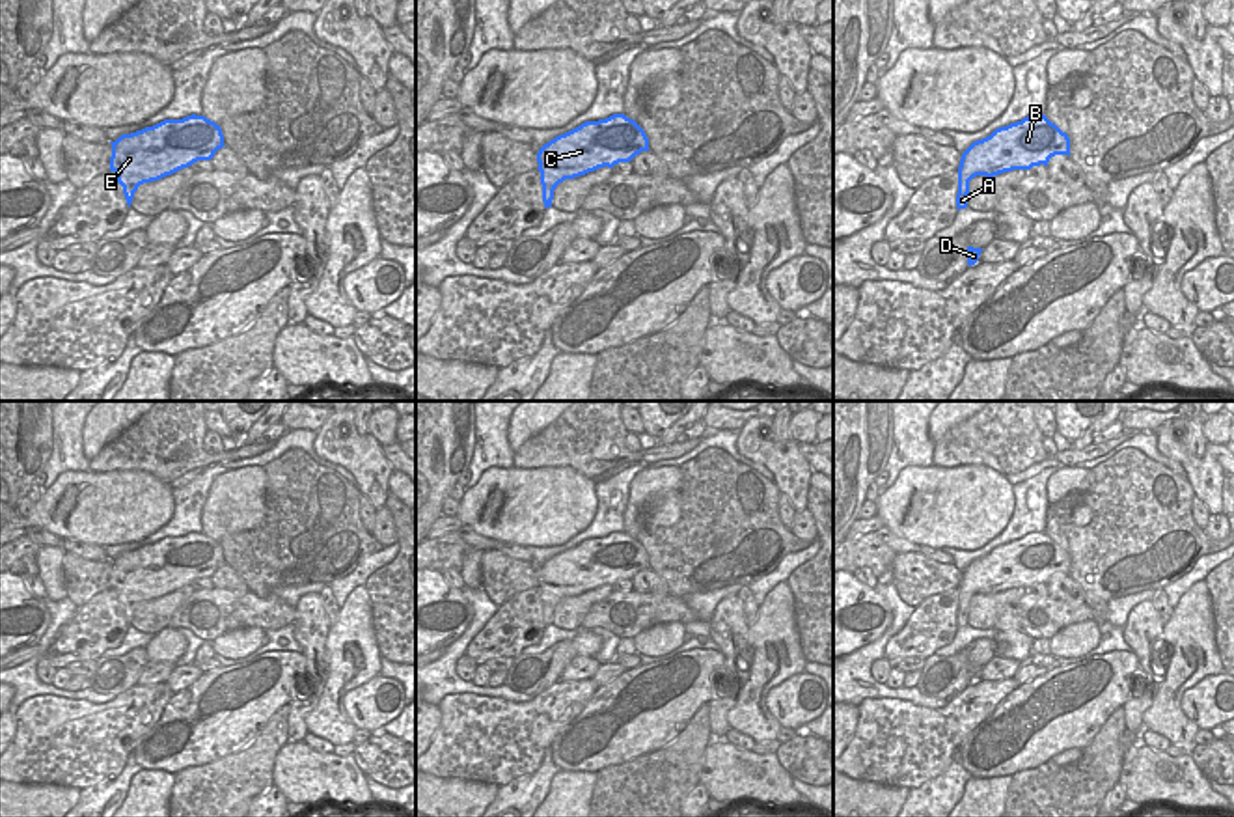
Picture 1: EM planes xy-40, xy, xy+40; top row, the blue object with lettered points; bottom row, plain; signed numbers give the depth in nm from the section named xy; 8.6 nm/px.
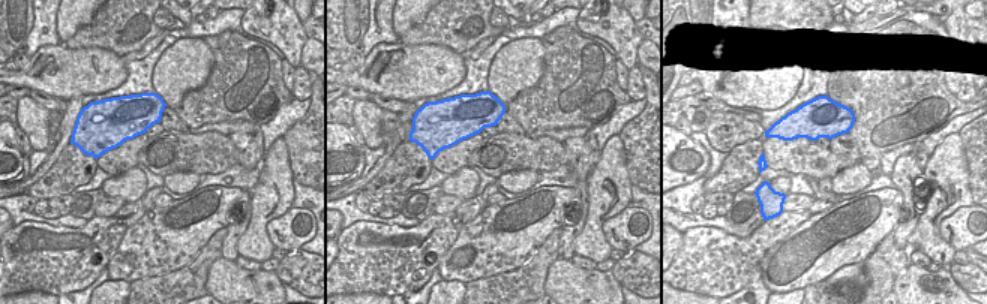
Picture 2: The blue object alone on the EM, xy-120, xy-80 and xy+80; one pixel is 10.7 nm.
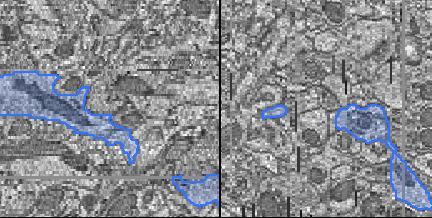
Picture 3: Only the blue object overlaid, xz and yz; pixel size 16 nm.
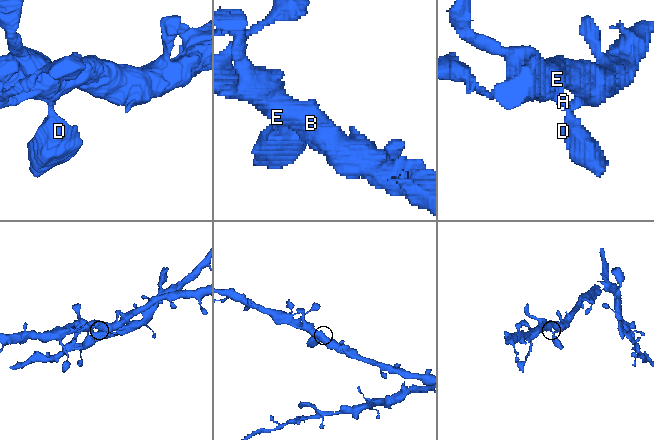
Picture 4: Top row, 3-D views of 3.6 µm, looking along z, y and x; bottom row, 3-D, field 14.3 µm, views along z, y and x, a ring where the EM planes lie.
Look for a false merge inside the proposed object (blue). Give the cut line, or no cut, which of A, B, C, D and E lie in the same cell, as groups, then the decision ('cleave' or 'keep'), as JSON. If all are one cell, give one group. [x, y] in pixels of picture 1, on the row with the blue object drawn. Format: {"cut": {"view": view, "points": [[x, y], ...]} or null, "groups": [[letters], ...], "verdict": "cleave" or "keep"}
{"cut": null, "groups": [["A", "B", "C", "D", "E"]], "verdict": "keep"}

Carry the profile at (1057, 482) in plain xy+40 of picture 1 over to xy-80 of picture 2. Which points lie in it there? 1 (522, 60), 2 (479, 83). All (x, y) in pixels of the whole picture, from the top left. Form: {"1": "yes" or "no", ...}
{"1": "yes", "2": "no"}

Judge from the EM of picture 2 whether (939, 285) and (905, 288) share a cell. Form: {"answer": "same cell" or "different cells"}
{"answer": "same cell"}

